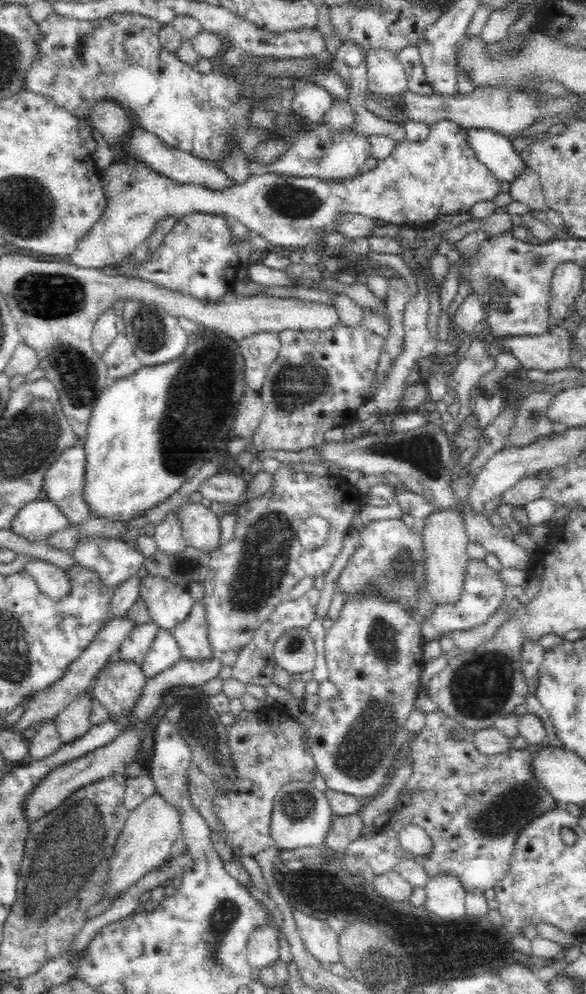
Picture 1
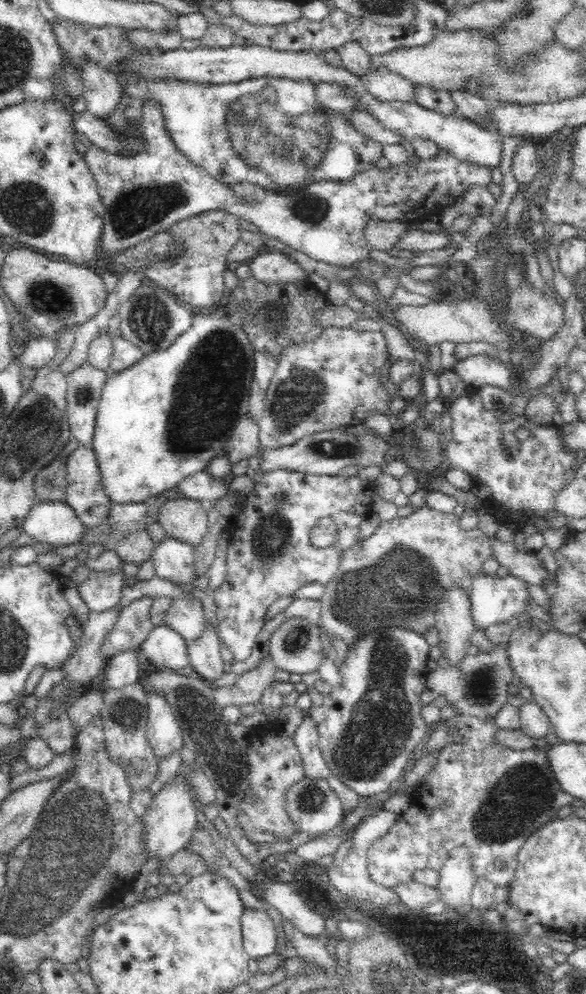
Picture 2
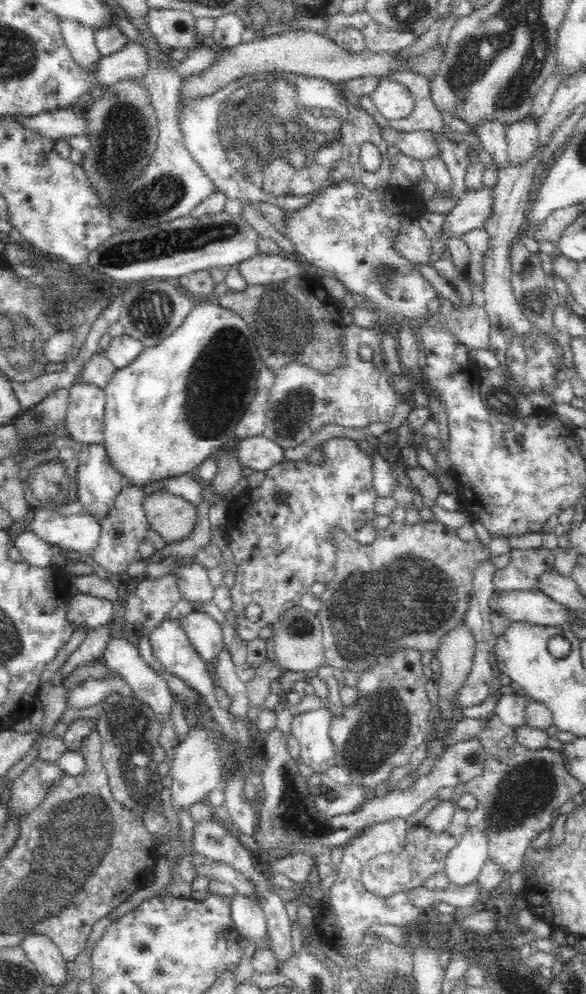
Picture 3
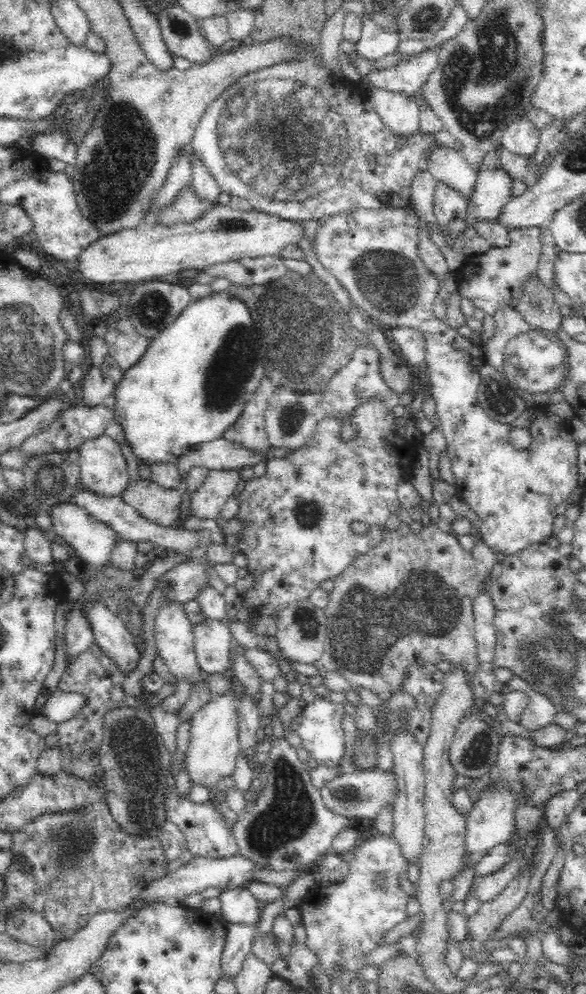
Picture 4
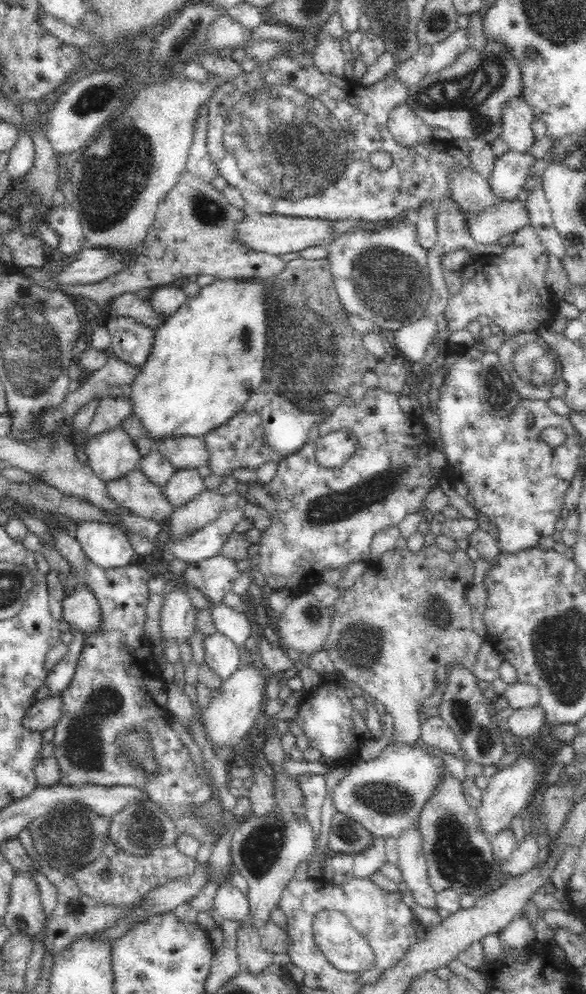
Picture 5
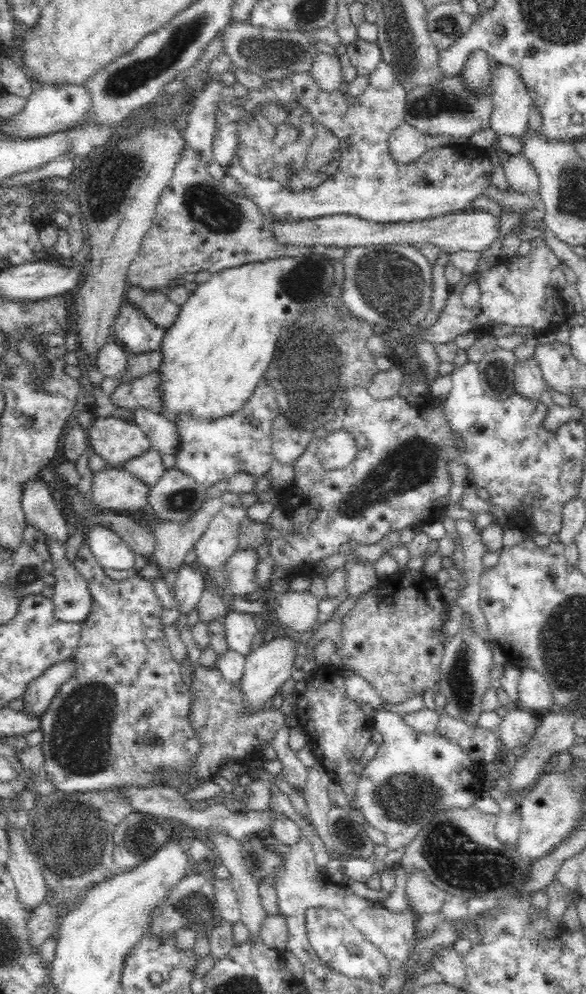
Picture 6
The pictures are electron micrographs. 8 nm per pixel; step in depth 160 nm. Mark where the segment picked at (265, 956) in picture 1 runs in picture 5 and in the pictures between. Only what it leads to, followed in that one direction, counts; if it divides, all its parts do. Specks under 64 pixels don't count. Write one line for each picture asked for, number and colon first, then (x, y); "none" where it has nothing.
2: (259, 936)
3: (248, 917)
4: (238, 906)
5: (230, 903)

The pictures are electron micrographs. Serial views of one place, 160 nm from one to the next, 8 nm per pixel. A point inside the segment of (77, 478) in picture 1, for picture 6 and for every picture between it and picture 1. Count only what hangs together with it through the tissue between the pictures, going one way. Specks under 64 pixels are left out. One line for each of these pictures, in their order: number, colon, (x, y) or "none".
2: (84, 494)
3: (98, 485)
4: (104, 471)
5: (112, 454)
6: (115, 440)

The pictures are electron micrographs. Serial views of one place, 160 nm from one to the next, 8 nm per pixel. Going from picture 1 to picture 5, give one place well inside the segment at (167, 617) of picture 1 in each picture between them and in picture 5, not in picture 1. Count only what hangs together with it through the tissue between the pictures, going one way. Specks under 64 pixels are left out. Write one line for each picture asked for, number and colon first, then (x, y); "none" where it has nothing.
2: (186, 616)
3: (205, 634)
4: (213, 638)
5: (221, 654)

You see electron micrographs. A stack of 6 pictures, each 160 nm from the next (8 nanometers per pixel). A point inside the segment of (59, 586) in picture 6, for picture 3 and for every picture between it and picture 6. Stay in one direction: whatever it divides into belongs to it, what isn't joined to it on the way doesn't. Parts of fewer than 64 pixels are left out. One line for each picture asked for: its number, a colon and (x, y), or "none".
3: (122, 657)
4: (110, 633)
5: (79, 606)

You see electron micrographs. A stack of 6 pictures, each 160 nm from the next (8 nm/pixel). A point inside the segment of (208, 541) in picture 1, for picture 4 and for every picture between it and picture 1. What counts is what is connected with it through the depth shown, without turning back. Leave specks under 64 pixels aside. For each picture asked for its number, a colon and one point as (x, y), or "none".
2: (184, 519)
3: (171, 516)
4: (153, 502)

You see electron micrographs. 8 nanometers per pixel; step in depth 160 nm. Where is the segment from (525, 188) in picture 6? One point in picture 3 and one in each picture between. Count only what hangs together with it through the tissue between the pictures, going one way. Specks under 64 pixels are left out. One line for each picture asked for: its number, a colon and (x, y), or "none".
3: (473, 209)
4: (493, 186)
5: (510, 173)

